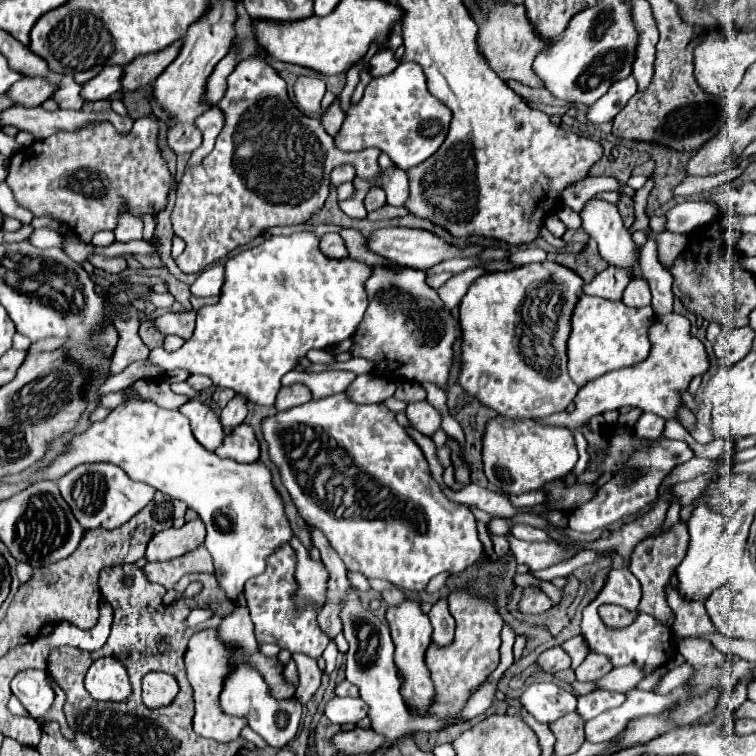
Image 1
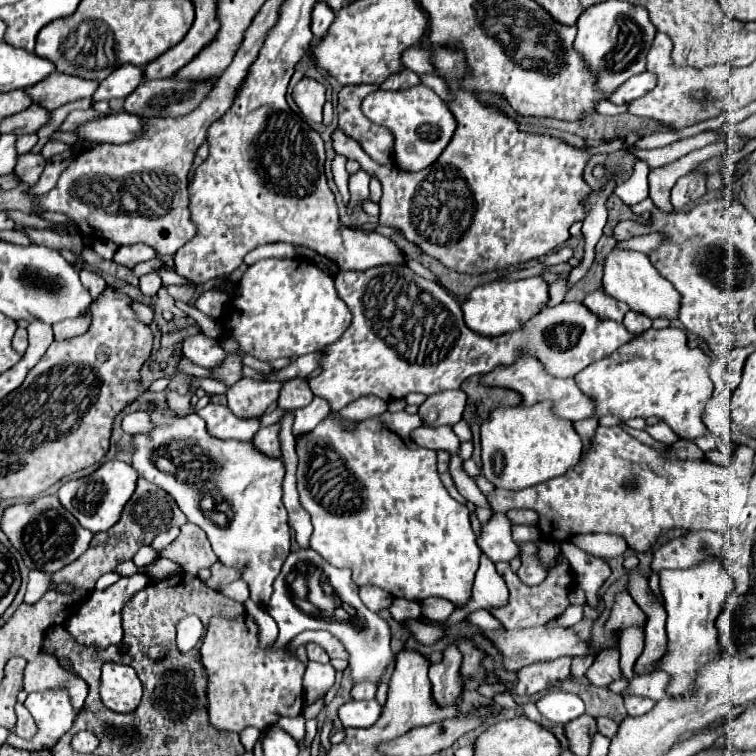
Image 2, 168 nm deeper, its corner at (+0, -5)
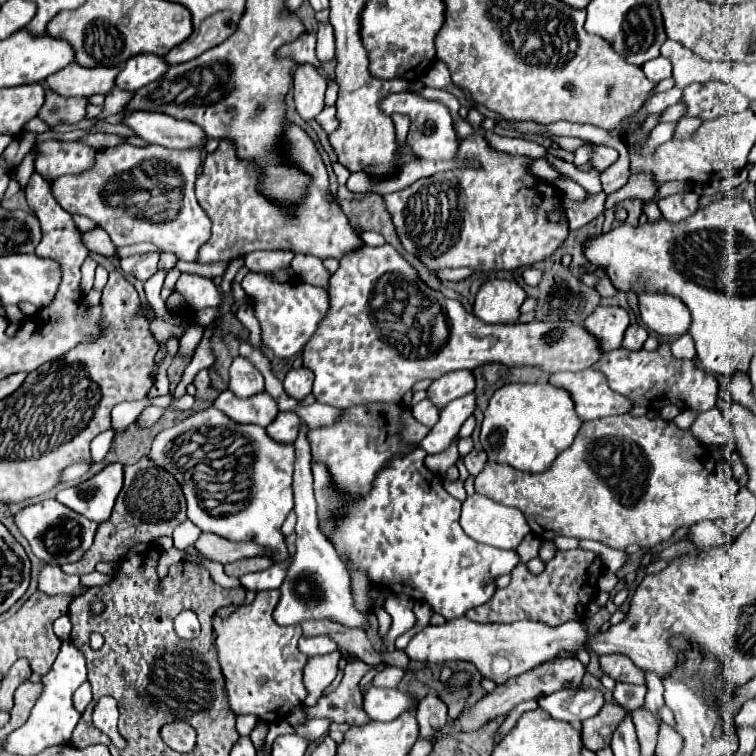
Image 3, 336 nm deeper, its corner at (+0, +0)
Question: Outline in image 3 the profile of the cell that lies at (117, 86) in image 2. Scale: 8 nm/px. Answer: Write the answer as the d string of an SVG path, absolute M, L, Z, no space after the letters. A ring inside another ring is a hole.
M137 54L127 60L127 64L115 80L115 86L123 90L139 90L145 84L159 80L167 70L169 66L165 58L155 54Z

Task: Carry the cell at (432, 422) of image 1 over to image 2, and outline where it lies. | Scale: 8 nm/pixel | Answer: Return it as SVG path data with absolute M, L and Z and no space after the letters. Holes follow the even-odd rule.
M461 389L431 395L419 407L419 417L423 417L423 425L427 427L455 425L457 421L461 421L465 401L467 401L467 395Z

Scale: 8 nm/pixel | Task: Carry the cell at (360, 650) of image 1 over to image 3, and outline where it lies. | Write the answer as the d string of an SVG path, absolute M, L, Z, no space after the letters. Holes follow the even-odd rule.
M301 426L299 438L295 440L295 452L297 452L297 462L295 462L295 514L297 514L297 552L293 556L293 564L289 568L289 574L283 582L281 590L281 600L273 612L273 618L281 626L289 624L299 624L303 620L311 618L335 618L343 626L355 626L355 628L365 628L367 624L367 614L361 614L353 606L353 594L351 594L351 578L343 562L339 560L339 554L335 552L335 546L319 532L319 520L317 520L317 504L313 496L313 474L311 474L311 452L309 452L309 442L305 442L307 426Z

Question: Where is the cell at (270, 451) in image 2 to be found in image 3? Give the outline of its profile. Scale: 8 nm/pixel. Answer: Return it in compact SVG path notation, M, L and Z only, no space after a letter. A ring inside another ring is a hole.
M279 412L277 418L265 430L275 442L291 444L291 442L297 440L297 434L299 434L301 426L303 426L303 422L299 420L297 414L293 414L293 412Z

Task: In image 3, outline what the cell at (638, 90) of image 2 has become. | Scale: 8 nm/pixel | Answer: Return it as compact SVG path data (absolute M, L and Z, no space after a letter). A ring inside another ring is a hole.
M659 56L655 60L649 60L647 64L643 64L643 72L649 80L653 82L661 82L663 78L671 76L671 62L665 56Z

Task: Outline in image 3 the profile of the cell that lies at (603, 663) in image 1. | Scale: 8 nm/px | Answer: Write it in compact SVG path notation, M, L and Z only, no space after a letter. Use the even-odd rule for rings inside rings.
M605 654L605 656L601 656L601 670L617 682L645 684L643 670L639 670L631 662L631 658L627 658L623 654Z

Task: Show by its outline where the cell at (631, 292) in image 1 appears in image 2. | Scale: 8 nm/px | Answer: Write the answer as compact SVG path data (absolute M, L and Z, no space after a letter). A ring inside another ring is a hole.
M629 311L629 313L625 315L625 319L623 319L623 325L625 325L631 333L641 333L641 331L645 331L645 329L651 327L651 319L649 319L649 317L643 317L641 313Z

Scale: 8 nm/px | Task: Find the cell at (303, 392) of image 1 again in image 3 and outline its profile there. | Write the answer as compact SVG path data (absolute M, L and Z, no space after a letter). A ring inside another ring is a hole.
M307 366L301 368L293 368L287 372L285 380L285 392L297 400L303 400L307 394L311 394L313 388L313 372L307 370Z

